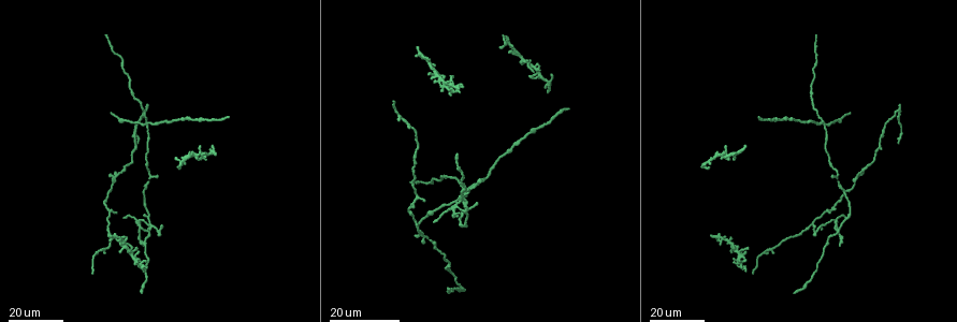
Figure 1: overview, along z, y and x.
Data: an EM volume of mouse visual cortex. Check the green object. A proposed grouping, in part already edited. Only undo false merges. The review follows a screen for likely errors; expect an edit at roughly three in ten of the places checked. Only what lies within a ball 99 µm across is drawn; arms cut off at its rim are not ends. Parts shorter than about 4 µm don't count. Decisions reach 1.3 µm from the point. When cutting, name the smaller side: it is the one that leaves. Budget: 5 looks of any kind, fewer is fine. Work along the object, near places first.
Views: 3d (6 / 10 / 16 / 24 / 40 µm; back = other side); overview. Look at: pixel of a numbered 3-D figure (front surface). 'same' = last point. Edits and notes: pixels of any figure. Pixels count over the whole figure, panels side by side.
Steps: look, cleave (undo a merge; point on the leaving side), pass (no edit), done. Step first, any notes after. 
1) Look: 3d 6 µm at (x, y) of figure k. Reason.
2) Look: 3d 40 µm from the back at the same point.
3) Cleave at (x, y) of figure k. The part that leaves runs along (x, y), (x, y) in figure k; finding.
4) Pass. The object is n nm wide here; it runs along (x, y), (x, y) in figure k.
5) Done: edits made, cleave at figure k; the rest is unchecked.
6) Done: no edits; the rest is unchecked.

Look: 3d 24 µm at (112, 209) of figure 1. Three arms meet.

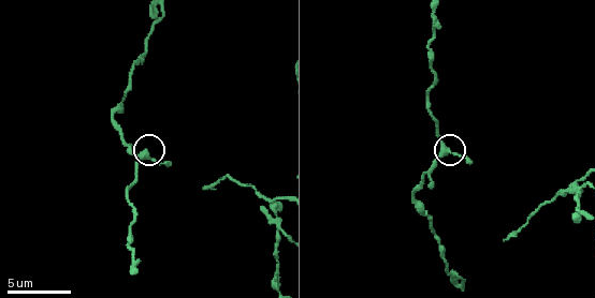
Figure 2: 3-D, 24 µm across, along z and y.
Look: 3d 10 µm at (444, 151) of figure 2. Closer look.

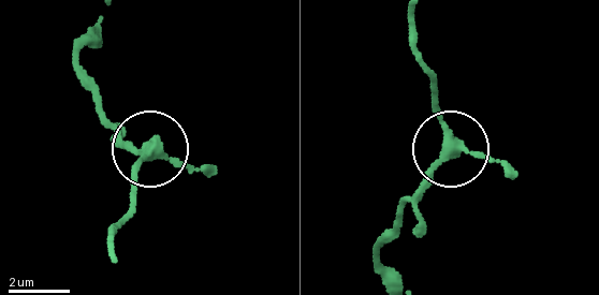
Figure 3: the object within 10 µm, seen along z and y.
Pass. 3 arms meet here; continuous, no second cell.

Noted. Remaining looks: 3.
Look: 3d 24 µm at (824, 125) of figure 1. Looks like a crossing.

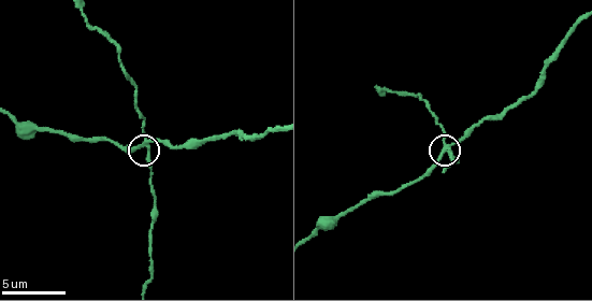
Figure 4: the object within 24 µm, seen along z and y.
Look: 3d 6 µm at (146, 143) of figure 4. Closer look.

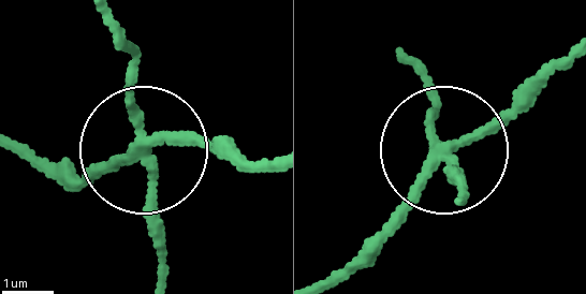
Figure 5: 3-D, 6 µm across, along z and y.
Cleave at (206, 145) of figure 5. 4 arms meet here; the part that leaves runs along (150, 148), (274, 161) in figure 5; a second cell is stuck on.

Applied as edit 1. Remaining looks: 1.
Done: edits made, cleave at figure 5; the rest is unchecked.

